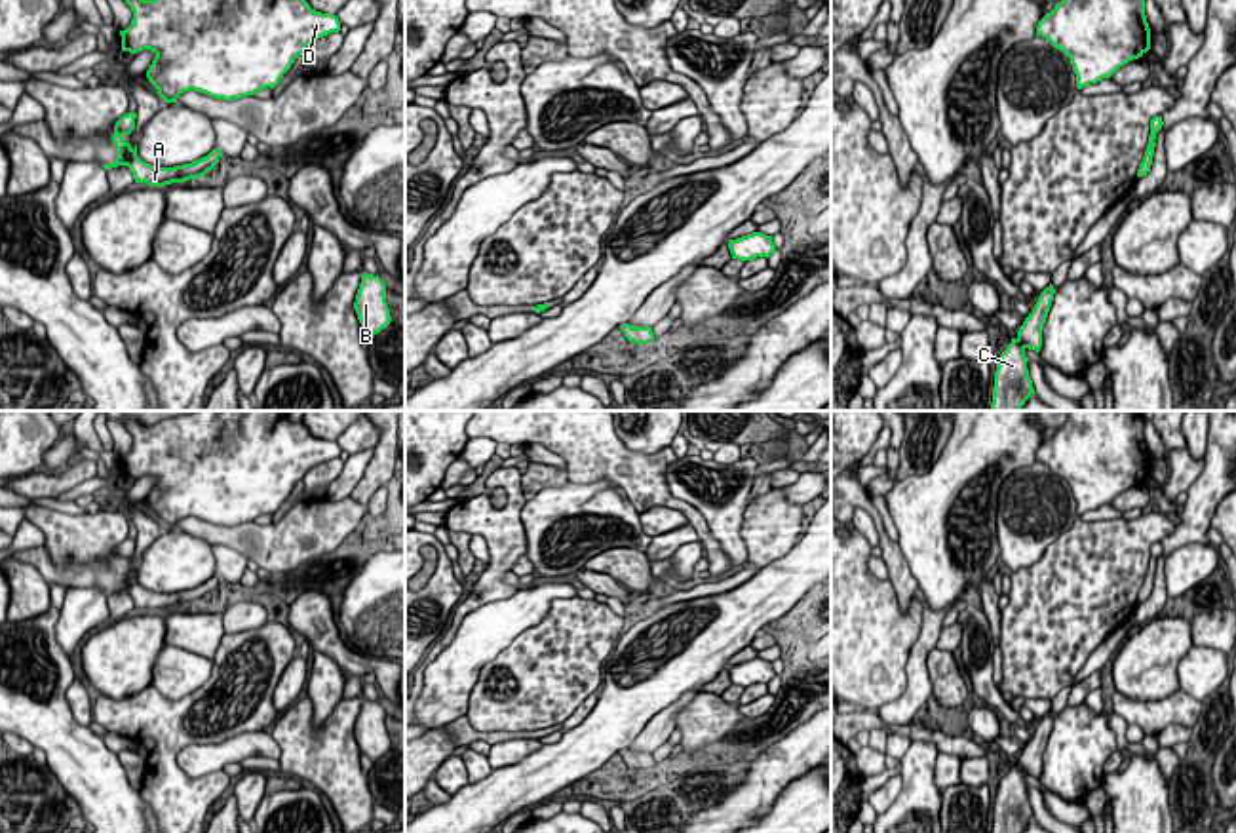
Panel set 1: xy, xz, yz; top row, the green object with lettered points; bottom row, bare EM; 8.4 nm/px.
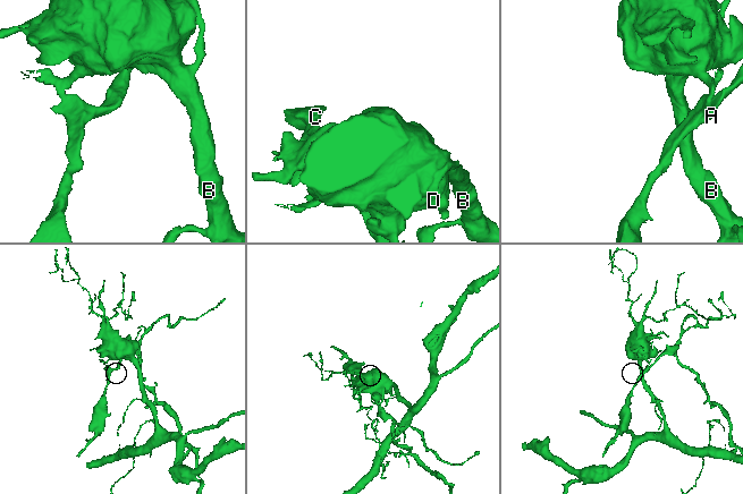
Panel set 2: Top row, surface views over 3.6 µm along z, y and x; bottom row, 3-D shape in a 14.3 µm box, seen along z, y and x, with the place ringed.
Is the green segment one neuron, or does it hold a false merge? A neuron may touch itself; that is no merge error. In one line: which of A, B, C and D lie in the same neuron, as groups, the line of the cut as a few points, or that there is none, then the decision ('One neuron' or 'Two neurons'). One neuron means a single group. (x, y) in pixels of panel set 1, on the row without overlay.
Groups: A C / B D. Split along xy (120, 558), (115, 569). Two neurons

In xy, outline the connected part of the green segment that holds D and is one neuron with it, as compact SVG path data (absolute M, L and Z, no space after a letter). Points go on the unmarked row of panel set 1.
M194 411L152 426L129 418L124 426L133 445L120 456L122 477L156 479L146 504L164 529L177 529L190 515L224 527L274 515L310 468L340 456L337 441L312 436L304 422L291 422L289 413Z

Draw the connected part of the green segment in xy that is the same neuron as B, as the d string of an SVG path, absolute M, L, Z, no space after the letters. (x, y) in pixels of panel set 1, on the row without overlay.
M361 700L354 736L361 755L367 755L373 763L390 751L392 742L386 728L386 709L378 702Z

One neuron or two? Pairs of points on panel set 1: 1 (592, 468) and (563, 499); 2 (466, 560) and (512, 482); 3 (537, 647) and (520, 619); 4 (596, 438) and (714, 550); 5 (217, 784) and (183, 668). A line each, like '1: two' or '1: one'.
1: two
2: two
3: two
4: one
5: two

